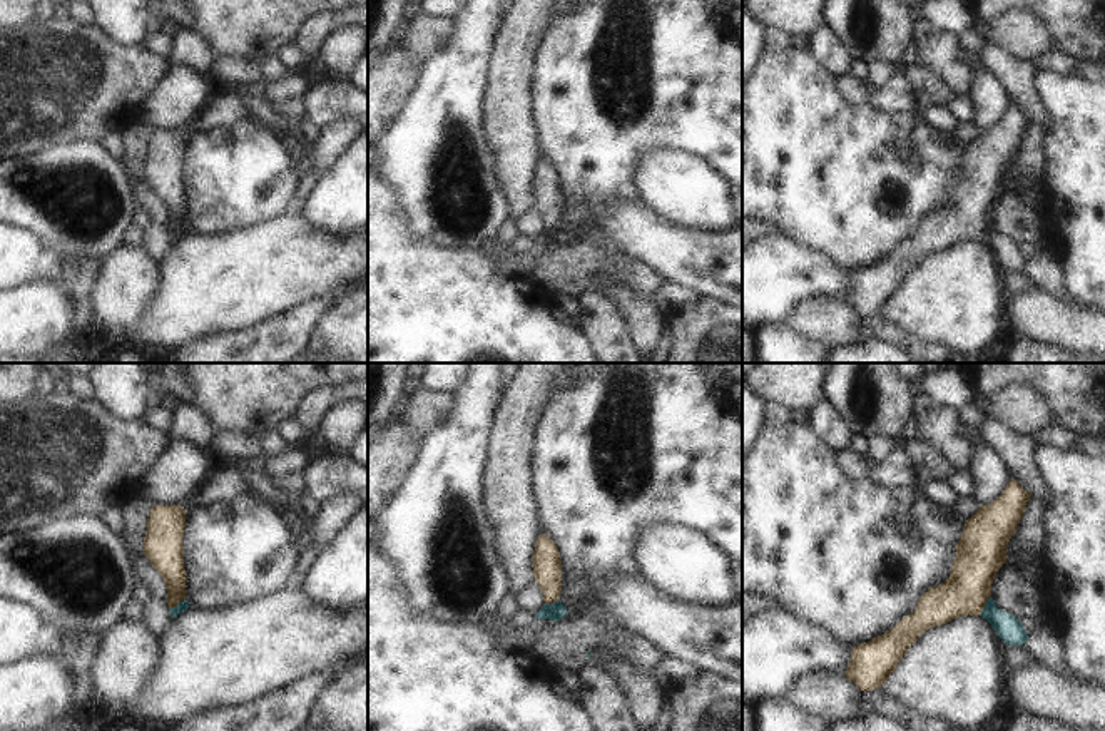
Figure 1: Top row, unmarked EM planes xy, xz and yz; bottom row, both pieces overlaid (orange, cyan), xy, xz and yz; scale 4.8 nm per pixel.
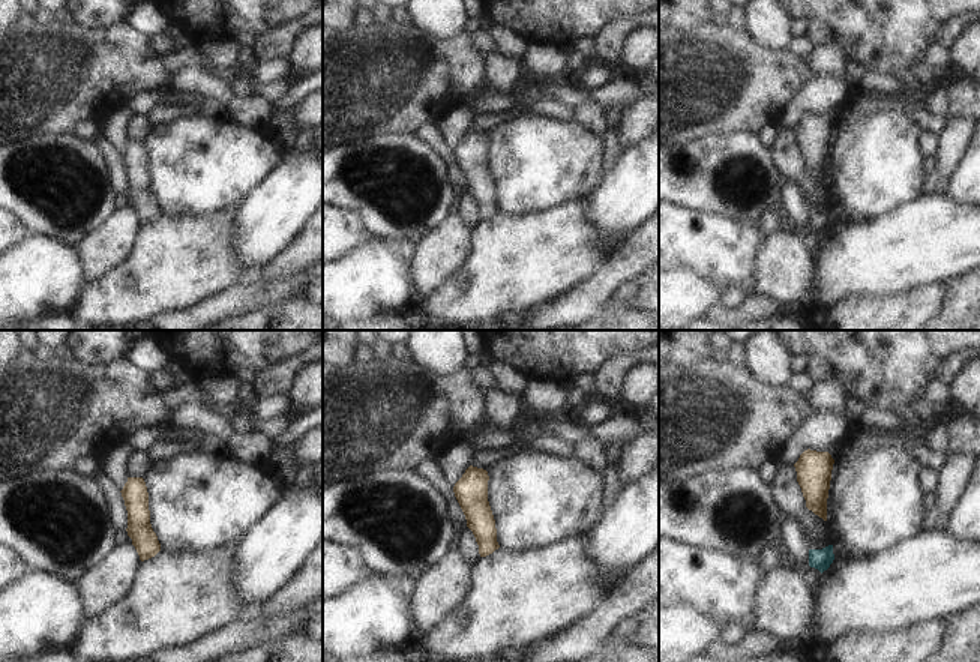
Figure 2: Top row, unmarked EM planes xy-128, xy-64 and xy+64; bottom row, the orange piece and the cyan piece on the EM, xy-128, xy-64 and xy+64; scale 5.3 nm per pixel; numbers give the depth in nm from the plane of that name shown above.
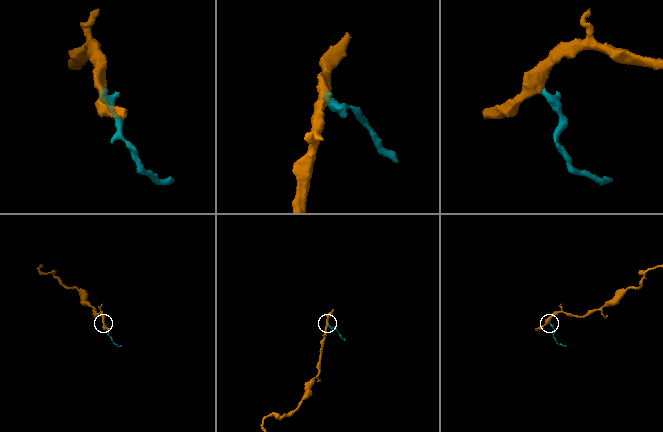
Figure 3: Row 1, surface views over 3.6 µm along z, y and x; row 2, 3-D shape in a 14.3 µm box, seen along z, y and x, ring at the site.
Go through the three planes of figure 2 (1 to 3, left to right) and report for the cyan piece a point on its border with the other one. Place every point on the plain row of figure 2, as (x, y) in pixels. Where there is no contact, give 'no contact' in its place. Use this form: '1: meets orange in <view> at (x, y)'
1: no contact
2: no contact
3: no contact

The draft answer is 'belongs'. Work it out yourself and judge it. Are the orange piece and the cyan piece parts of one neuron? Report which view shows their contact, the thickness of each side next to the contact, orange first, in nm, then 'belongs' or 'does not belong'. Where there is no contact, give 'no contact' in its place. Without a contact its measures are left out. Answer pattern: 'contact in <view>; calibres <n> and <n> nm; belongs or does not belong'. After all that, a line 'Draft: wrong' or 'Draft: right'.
contact in xy; calibres 170 and 50 nm; does not belong
Draft: wrong

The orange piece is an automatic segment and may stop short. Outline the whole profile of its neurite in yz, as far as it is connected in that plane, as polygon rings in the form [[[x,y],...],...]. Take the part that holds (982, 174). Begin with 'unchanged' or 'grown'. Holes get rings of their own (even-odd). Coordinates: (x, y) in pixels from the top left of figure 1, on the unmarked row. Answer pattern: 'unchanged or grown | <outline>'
unchanged | [[[1010,104],[1001,120],[965,147],[955,172],[950,202],[929,212],[916,234],[891,256],[853,273],[846,303],[859,316],[881,313],[906,276],[931,253],[961,241],[980,241],[998,194],[1006,187],[1006,172],[1023,142],[1031,119]]]

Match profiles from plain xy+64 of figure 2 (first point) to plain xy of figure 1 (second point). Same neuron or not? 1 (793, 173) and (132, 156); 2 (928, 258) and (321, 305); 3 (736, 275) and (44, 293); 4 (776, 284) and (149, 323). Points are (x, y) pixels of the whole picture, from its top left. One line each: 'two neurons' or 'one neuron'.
1: one neuron
2: two neurons
3: two neurons
4: two neurons

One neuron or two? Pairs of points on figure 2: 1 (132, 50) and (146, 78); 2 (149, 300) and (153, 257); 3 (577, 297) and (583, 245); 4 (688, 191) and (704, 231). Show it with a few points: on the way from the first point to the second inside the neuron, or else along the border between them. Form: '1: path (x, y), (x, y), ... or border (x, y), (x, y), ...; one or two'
1: path (132, 57), (132, 62), (141, 71); one
2: path (149, 290), (153, 267); one
3: border (605, 261), (551, 302); two
4: border (674, 203), (683, 207), (722, 213), (730, 218); two

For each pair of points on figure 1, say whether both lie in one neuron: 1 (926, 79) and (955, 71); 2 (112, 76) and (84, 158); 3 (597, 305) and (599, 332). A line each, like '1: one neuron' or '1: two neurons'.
1: two neurons
2: two neurons
3: one neuron

